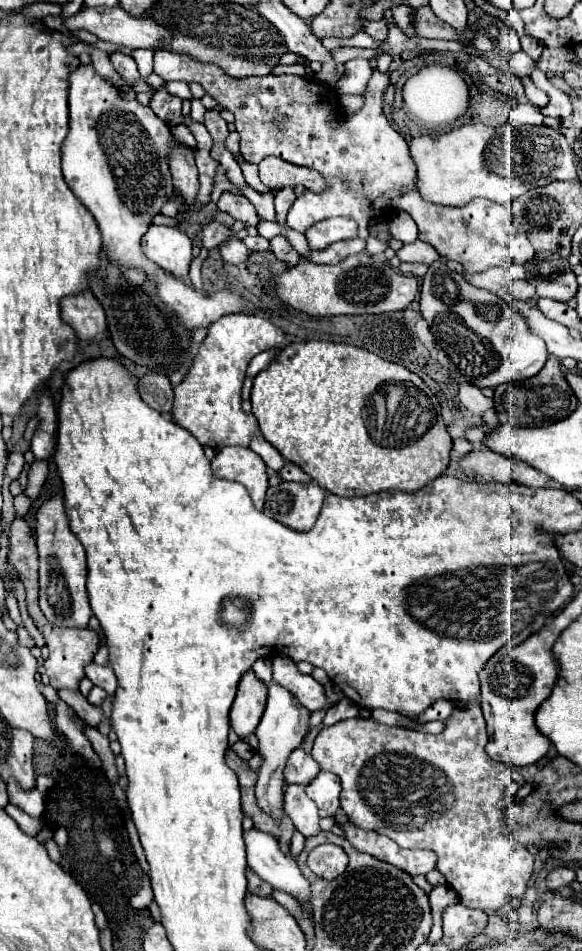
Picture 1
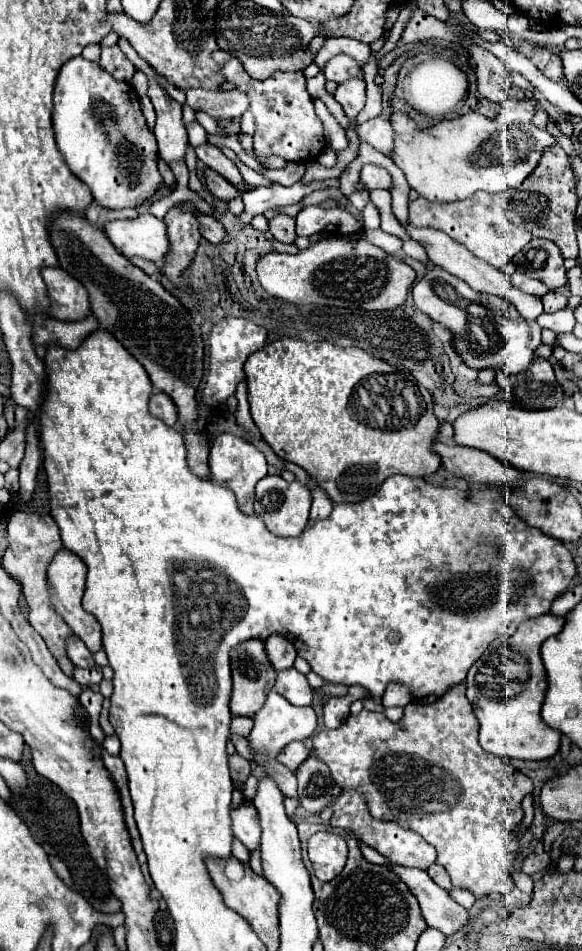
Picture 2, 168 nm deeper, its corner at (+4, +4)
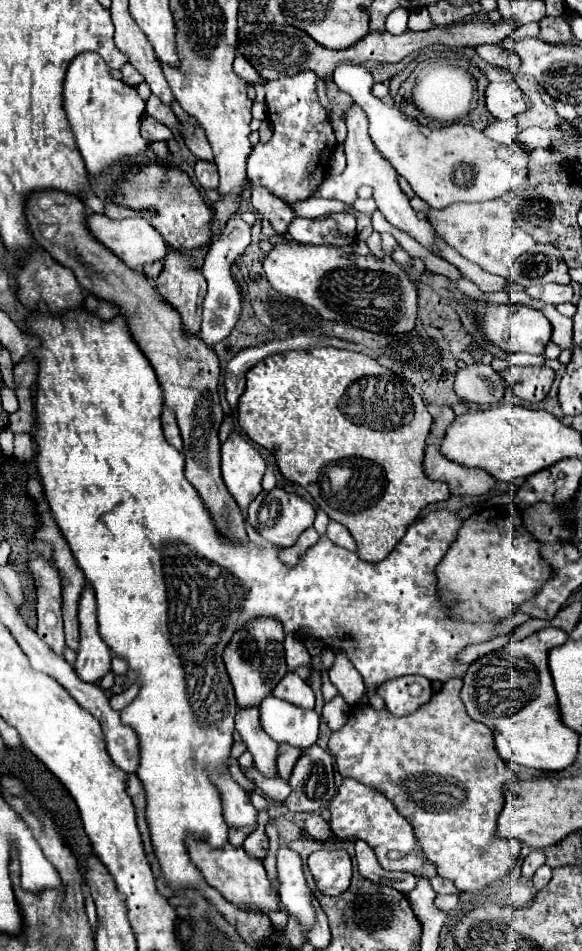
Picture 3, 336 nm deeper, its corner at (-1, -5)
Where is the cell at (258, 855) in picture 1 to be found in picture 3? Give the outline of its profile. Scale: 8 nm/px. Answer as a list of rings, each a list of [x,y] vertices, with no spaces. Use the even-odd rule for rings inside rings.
[[[212,775],[212,781],[218,785],[222,793],[222,805],[224,805],[224,819],[228,827],[242,829],[242,827],[258,827],[258,811],[250,803],[250,795],[244,793],[244,789],[232,781],[228,775]]]

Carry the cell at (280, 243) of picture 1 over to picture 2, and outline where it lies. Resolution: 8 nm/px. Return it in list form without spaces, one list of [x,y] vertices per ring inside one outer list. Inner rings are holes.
[[[279,214],[279,216],[271,218],[269,220],[269,232],[279,242],[293,244],[295,242],[295,218],[291,218],[287,214]]]

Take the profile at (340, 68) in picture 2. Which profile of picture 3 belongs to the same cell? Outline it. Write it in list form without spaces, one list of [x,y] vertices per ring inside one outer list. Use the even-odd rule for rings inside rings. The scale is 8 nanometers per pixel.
[[[344,63],[336,67],[334,83],[366,111],[370,121],[368,133],[376,149],[384,155],[384,159],[390,161],[396,173],[410,183],[412,191],[432,209],[446,209],[448,205],[460,201],[474,203],[496,199],[526,183],[530,153],[520,141],[510,145],[496,143],[486,137],[484,131],[462,123],[428,129],[416,119],[406,117],[398,107],[372,95],[374,79],[366,65]]]

